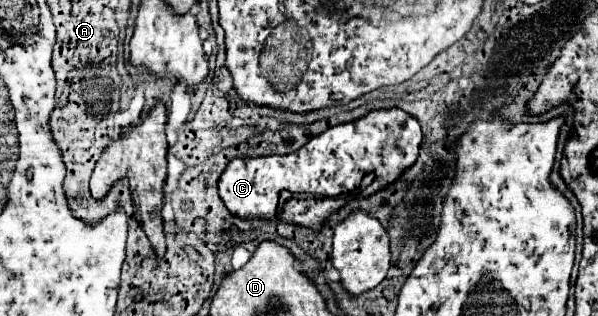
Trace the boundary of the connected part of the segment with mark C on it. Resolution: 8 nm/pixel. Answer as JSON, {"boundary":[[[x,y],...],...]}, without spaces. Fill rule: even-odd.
{"boundary":[[[399,109],[369,111],[365,117],[335,125],[313,137],[295,155],[271,155],[263,159],[233,159],[219,179],[219,197],[231,215],[241,219],[277,219],[321,231],[323,223],[343,207],[319,201],[321,197],[339,197],[355,193],[367,173],[375,173],[369,187],[361,189],[361,197],[369,197],[393,185],[405,169],[417,161],[421,145],[419,123]],[[283,191],[303,197],[281,197]]]}

